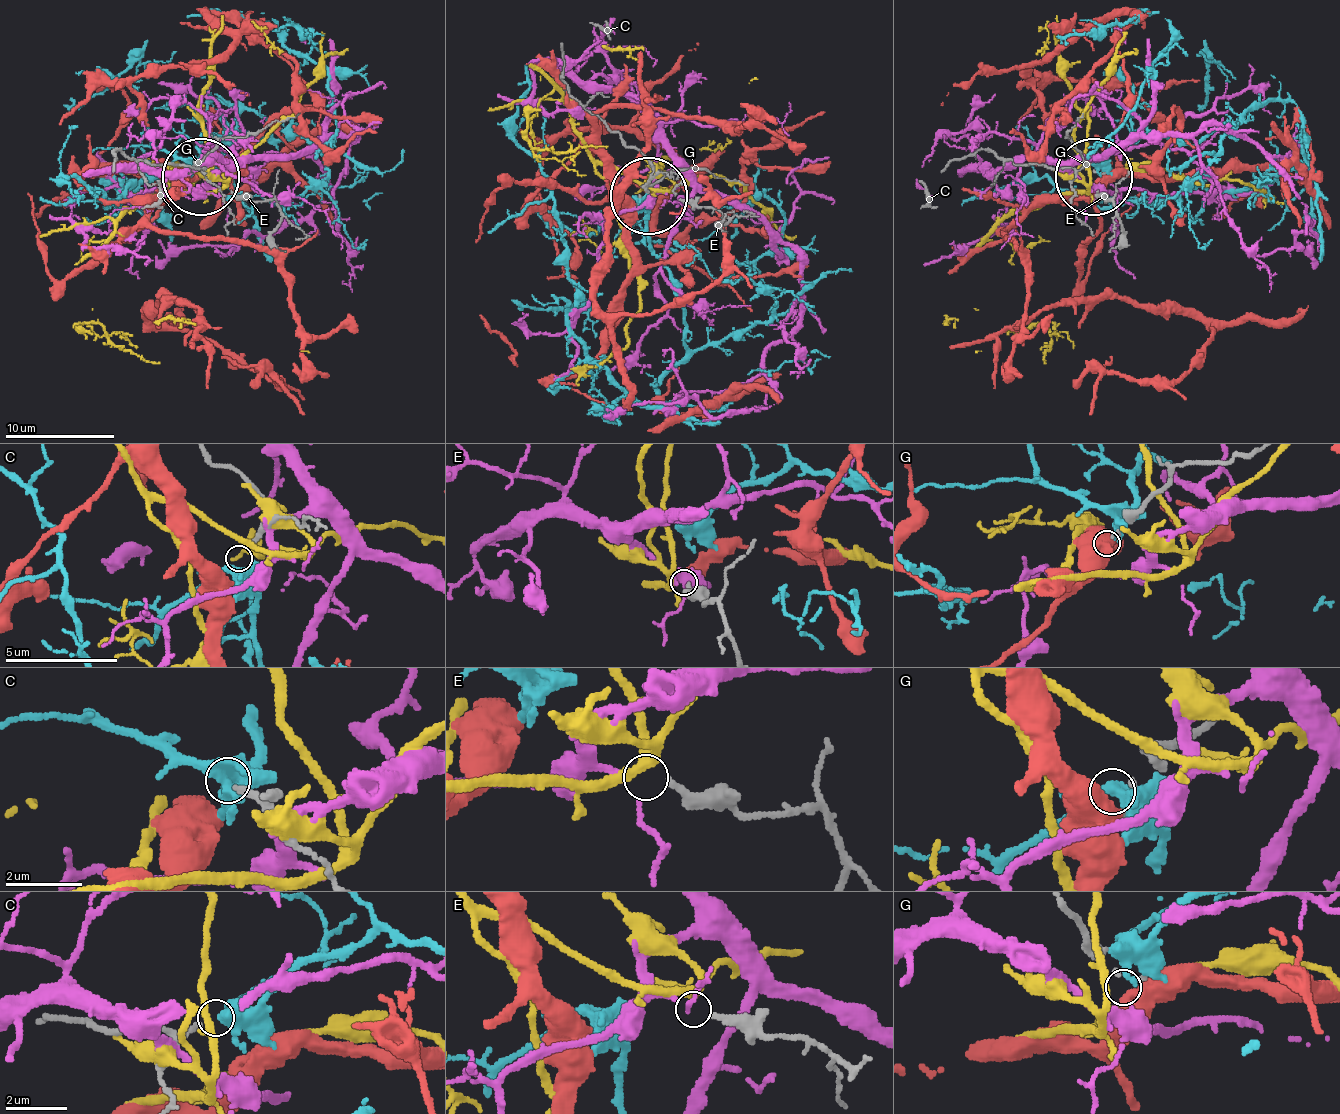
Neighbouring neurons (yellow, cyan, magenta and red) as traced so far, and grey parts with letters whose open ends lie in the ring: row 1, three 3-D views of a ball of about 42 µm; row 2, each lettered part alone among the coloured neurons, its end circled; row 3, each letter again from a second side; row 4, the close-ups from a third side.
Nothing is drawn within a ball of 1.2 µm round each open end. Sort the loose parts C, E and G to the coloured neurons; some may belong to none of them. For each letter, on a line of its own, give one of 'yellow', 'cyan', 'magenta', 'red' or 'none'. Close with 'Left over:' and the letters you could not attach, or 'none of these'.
C: cyan
E: magenta
G: none
Left over: G

